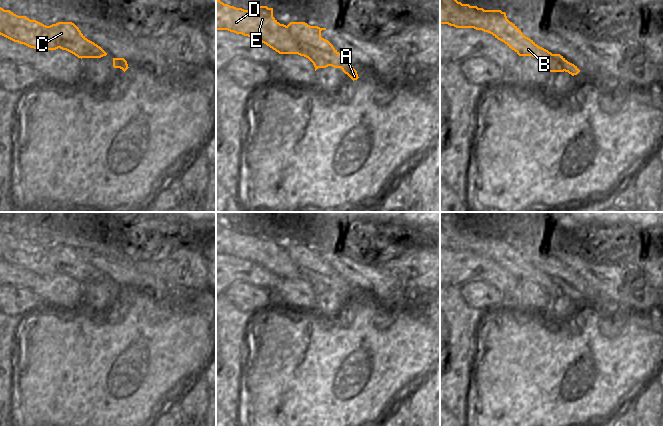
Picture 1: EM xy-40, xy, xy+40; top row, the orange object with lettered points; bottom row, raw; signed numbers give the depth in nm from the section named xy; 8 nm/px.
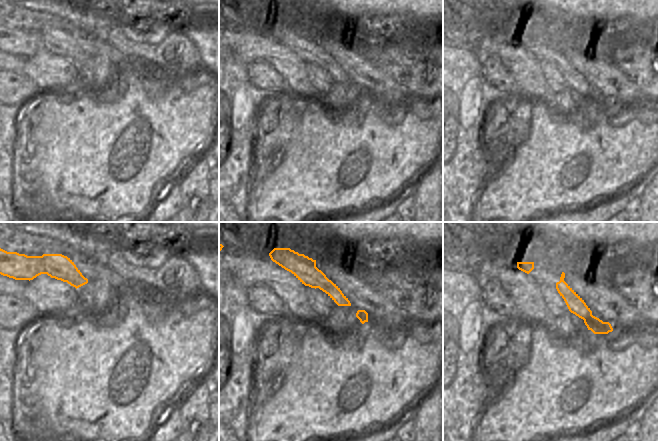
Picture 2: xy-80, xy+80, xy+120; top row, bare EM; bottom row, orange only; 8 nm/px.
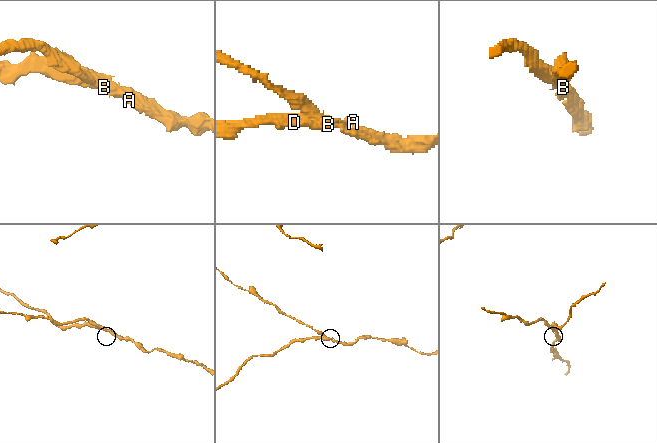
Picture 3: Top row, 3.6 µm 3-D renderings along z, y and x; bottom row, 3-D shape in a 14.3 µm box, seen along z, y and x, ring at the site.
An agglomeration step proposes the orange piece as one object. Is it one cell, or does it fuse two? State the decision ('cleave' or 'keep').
cleave

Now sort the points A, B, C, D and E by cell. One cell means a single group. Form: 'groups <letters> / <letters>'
groups A C / B D E

